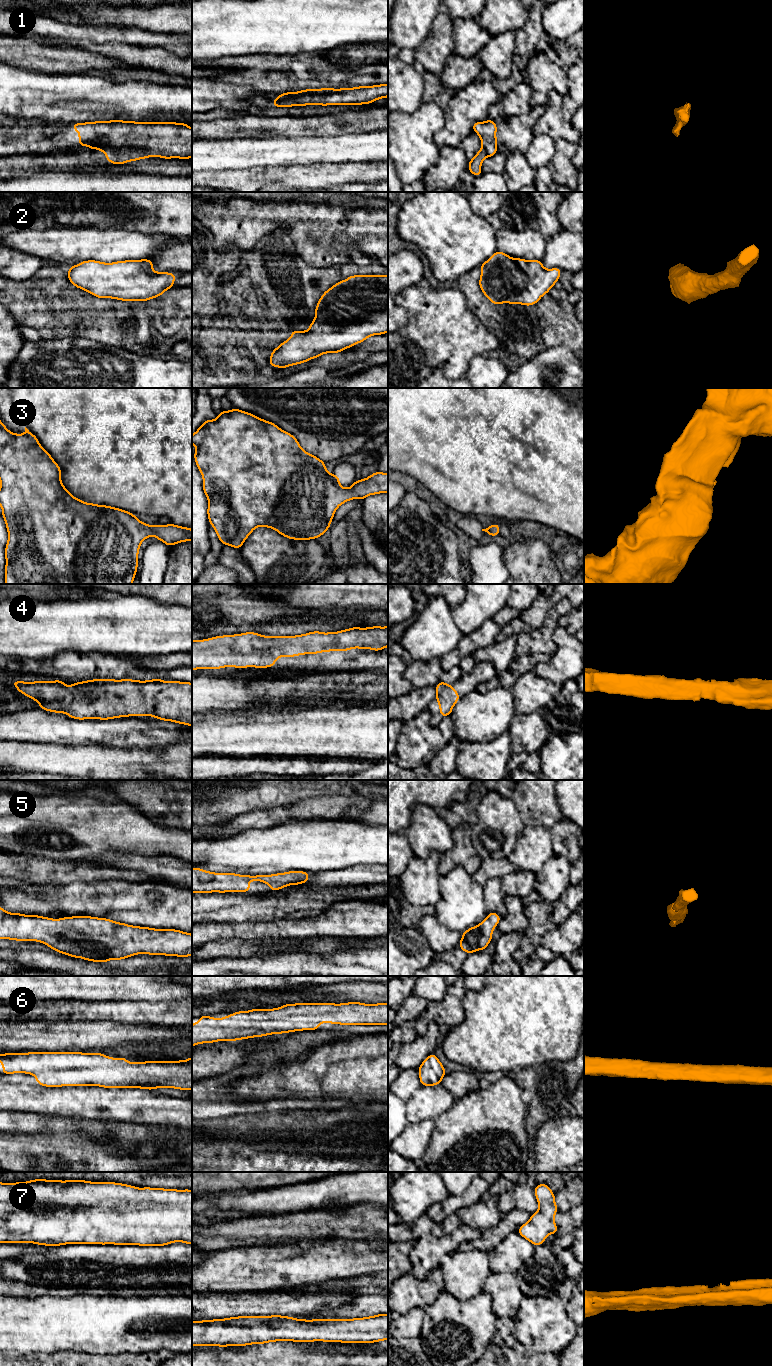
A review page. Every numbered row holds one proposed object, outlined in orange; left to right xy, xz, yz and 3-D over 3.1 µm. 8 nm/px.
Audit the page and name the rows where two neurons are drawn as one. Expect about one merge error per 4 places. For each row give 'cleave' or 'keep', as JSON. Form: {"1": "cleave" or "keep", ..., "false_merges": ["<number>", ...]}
{"1": "cleave", "2": "keep", "3": "keep", "4": "keep", "5": "keep", "6": "keep", "7": "keep", "false_merges": ["1"]}

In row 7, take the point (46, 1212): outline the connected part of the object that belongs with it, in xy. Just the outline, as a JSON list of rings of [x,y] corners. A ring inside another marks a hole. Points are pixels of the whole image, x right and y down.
[[[86,1180],[0,1182],[0,1243],[165,1246],[173,1242],[192,1244],[192,1190],[137,1188],[122,1183]]]

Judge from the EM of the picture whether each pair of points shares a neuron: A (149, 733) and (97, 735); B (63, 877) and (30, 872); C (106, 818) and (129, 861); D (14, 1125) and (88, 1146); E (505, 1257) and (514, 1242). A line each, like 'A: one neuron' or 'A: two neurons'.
A: one neuron
B: one neuron
C: two neurons
D: two neurons
E: one neuron

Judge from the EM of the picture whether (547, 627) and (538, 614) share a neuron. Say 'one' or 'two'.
two

